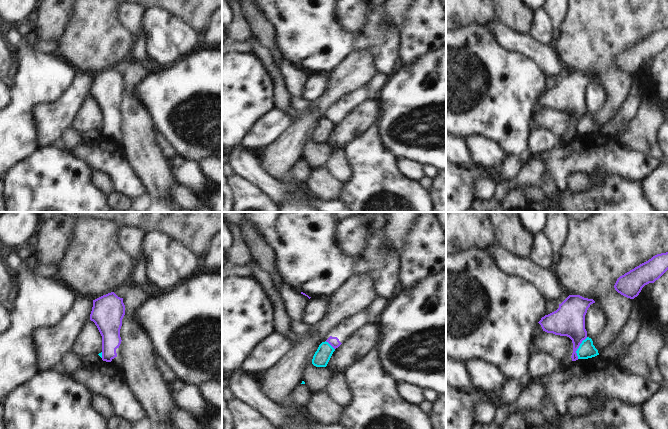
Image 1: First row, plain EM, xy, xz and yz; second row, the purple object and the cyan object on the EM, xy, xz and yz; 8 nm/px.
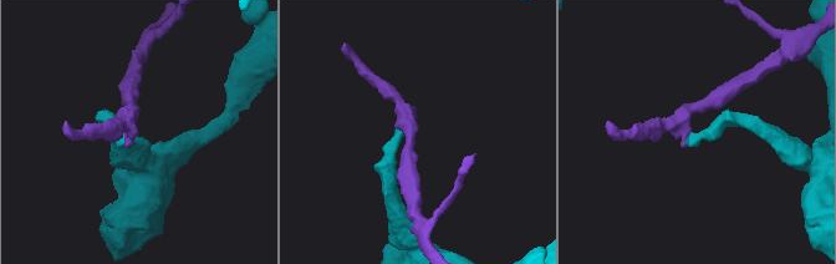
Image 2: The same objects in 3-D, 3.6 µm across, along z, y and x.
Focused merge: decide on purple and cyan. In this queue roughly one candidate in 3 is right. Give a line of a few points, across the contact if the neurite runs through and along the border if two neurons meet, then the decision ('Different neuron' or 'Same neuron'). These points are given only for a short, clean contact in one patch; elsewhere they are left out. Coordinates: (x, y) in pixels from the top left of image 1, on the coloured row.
Line: yz (587, 337), (576, 351), (577, 358). Different neuron

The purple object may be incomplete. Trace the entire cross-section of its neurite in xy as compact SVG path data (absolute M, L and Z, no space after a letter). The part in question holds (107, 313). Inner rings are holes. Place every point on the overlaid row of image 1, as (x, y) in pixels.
M114 292L93 300L90 320L95 323L102 336L102 360L121 368L122 356L120 329L125 315L123 298Z

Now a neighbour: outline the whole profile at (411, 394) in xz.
M398 384L398 393L399 395L407 402L417 405L422 402L424 396L422 394L423 389L421 387L415 387L409 384Z

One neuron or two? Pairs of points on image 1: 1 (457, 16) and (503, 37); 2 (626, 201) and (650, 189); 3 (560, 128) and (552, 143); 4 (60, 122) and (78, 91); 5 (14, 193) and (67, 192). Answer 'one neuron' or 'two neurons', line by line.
1: two neurons
2: two neurons
3: two neurons
4: one neuron
5: one neuron

